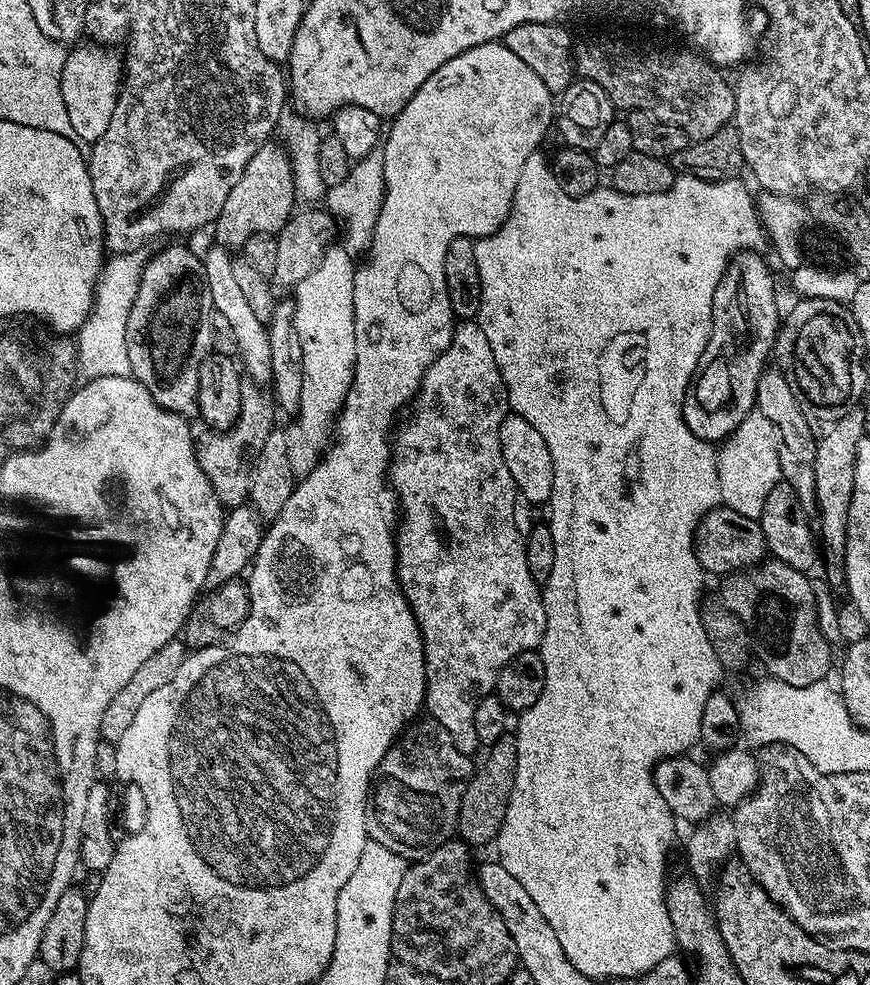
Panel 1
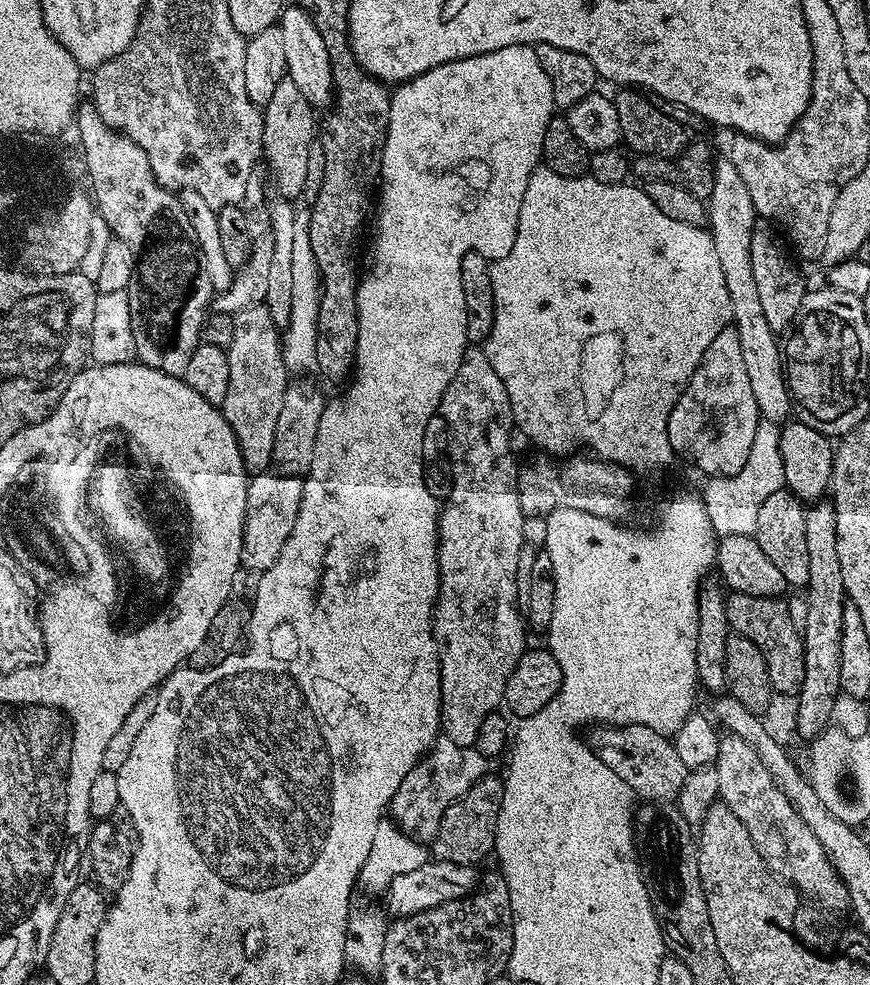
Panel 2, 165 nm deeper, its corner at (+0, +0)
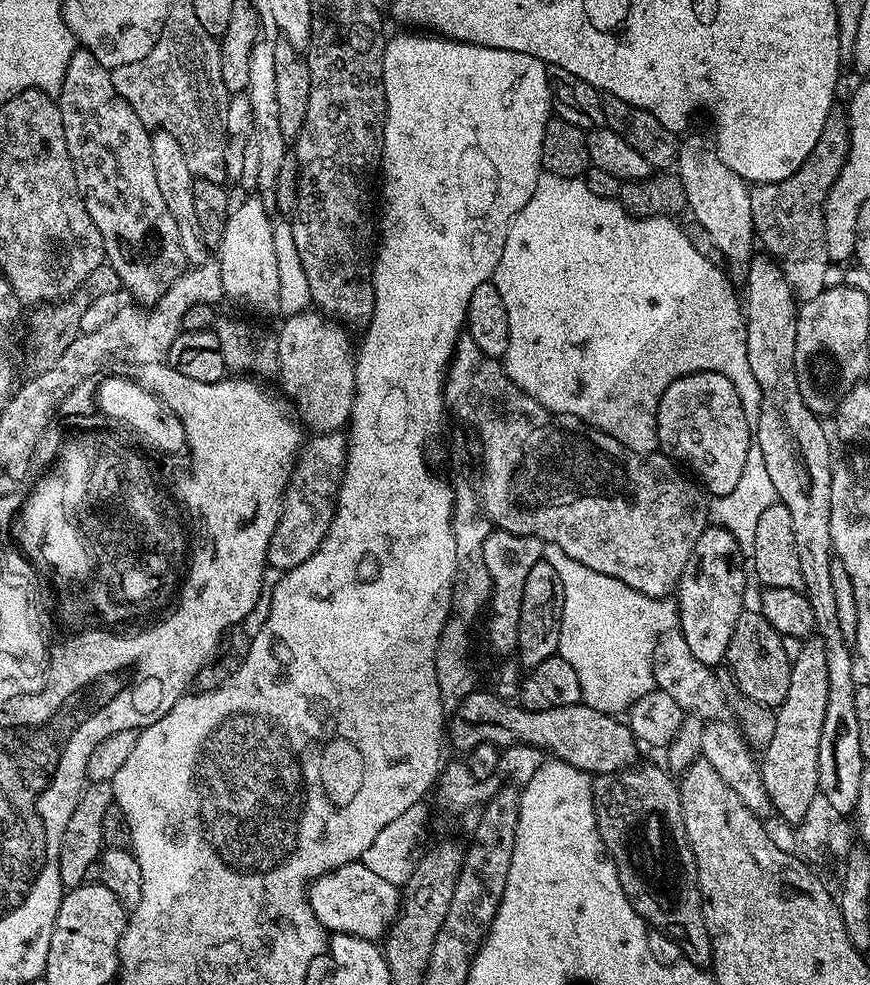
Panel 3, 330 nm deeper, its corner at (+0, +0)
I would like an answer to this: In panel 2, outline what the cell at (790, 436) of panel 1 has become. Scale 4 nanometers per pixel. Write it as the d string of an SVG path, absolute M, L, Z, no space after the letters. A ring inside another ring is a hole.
M727 158L717 159L712 166L712 192L708 195L707 223L718 250L718 262L722 262L722 274L726 277L726 290L730 290L730 306L732 320L738 334L738 342L742 345L742 358L746 362L746 375L750 378L750 386L754 390L754 402L758 402L763 419L773 422L784 422L789 419L788 411L793 411L794 401L788 390L788 381L784 374L784 357L782 344L777 333L766 322L765 311L762 310L761 296L758 295L757 283L754 282L753 267L751 265L750 236L758 219L754 202L750 202L750 190L746 190L746 182L734 170L732 161Z

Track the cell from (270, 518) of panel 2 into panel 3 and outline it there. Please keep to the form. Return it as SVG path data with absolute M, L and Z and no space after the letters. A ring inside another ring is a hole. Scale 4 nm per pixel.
M343 431L312 434L303 441L300 455L292 468L292 476L284 491L280 517L274 526L274 534L268 547L268 567L287 570L302 566L314 550L326 538L332 516L336 512L336 495L344 476L348 437Z

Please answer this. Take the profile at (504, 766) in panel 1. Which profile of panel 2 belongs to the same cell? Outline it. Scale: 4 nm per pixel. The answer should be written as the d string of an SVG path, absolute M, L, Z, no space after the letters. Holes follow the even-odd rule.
M498 775L484 776L462 798L458 798L442 814L442 822L438 834L430 842L430 852L435 859L459 864L479 865L479 860L484 860L493 855L496 847L496 823L498 810L502 806L504 793L503 779Z

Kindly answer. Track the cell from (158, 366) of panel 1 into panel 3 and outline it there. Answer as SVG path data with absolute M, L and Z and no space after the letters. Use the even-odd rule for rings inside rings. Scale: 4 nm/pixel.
M83 50L76 51L66 66L58 103L76 185L98 234L102 234L105 261L114 266L123 291L131 299L133 296L137 305L156 304L189 263L182 254L178 222L174 222L170 206L158 191L158 178L154 178L150 129L114 90L110 69Z

